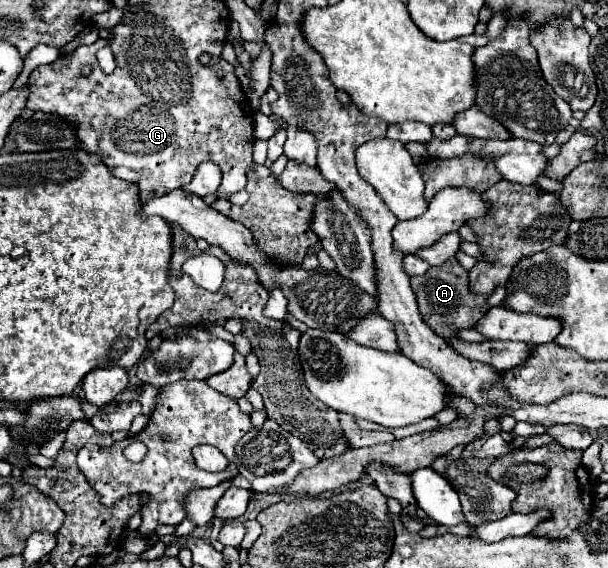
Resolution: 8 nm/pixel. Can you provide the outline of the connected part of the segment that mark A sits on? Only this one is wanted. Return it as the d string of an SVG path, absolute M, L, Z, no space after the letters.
M448 260L444 266L430 268L424 276L412 276L410 282L424 322L442 338L454 338L460 328L474 328L474 324L488 310L486 296L470 294L468 272L456 260Z

